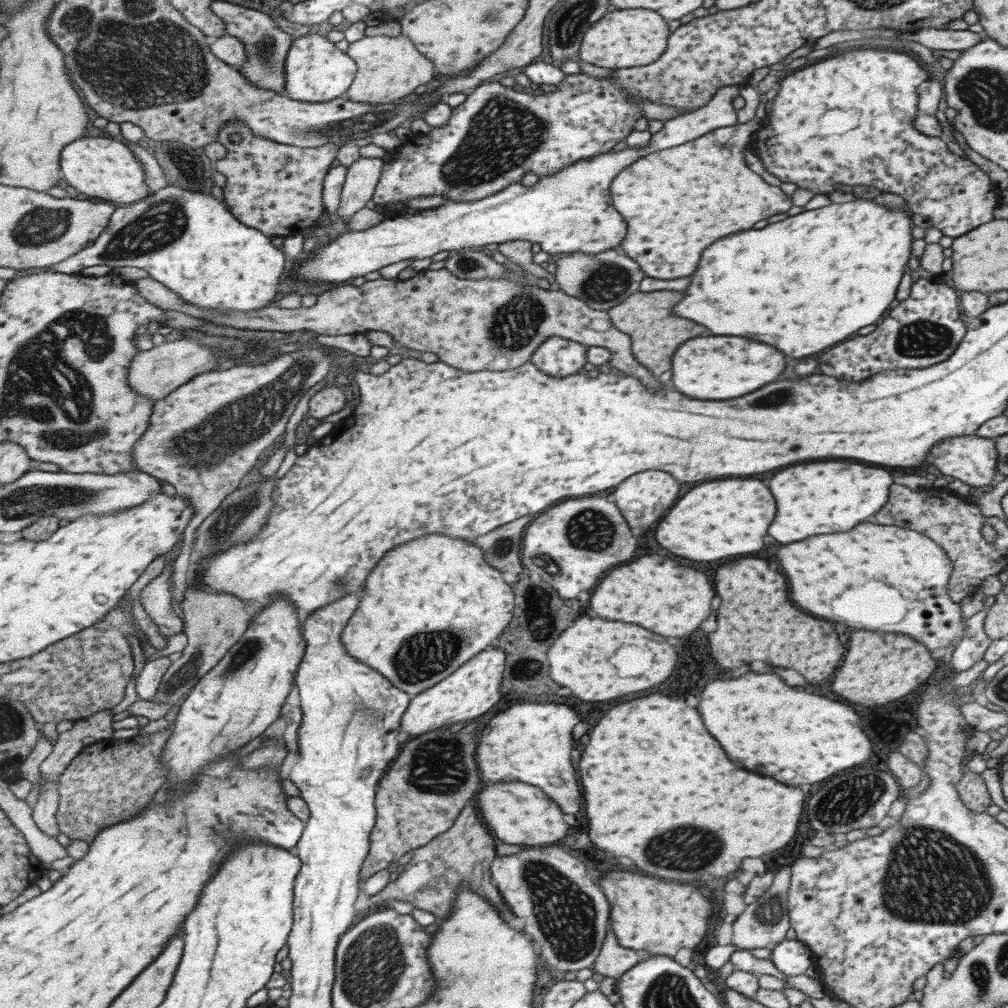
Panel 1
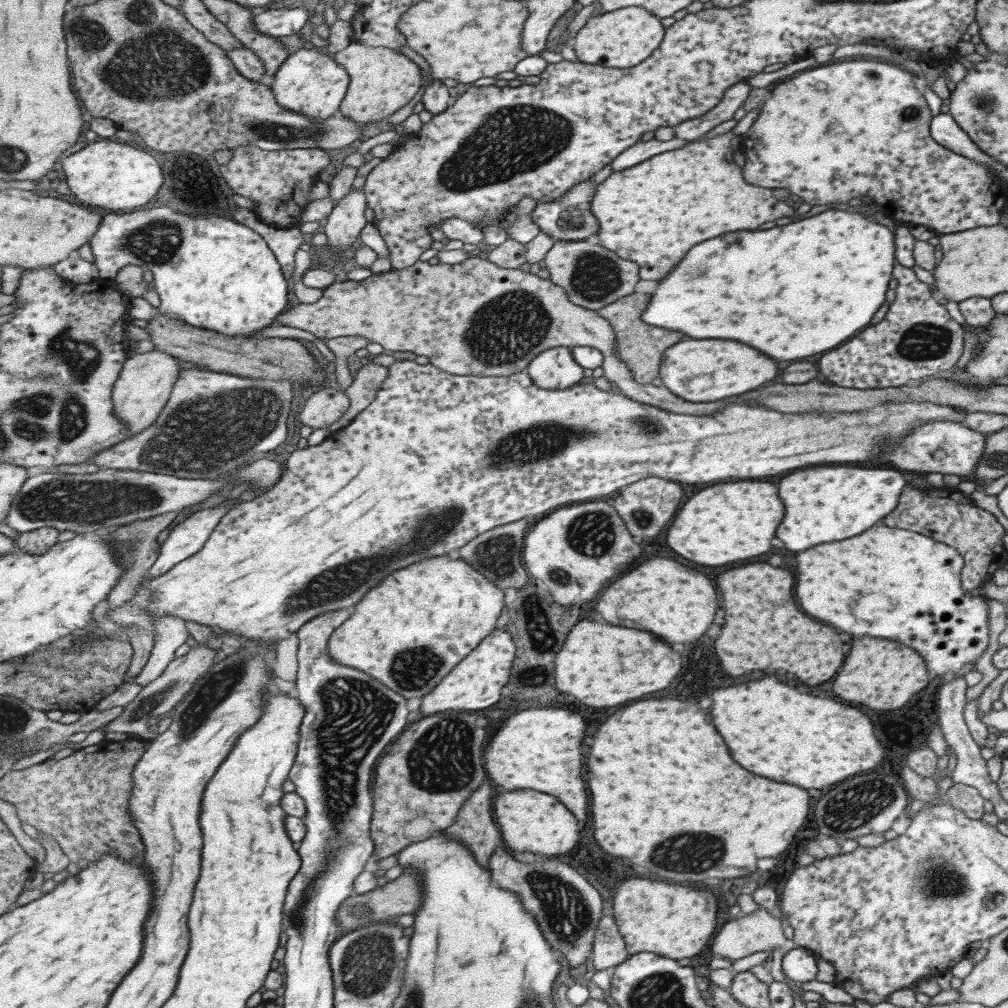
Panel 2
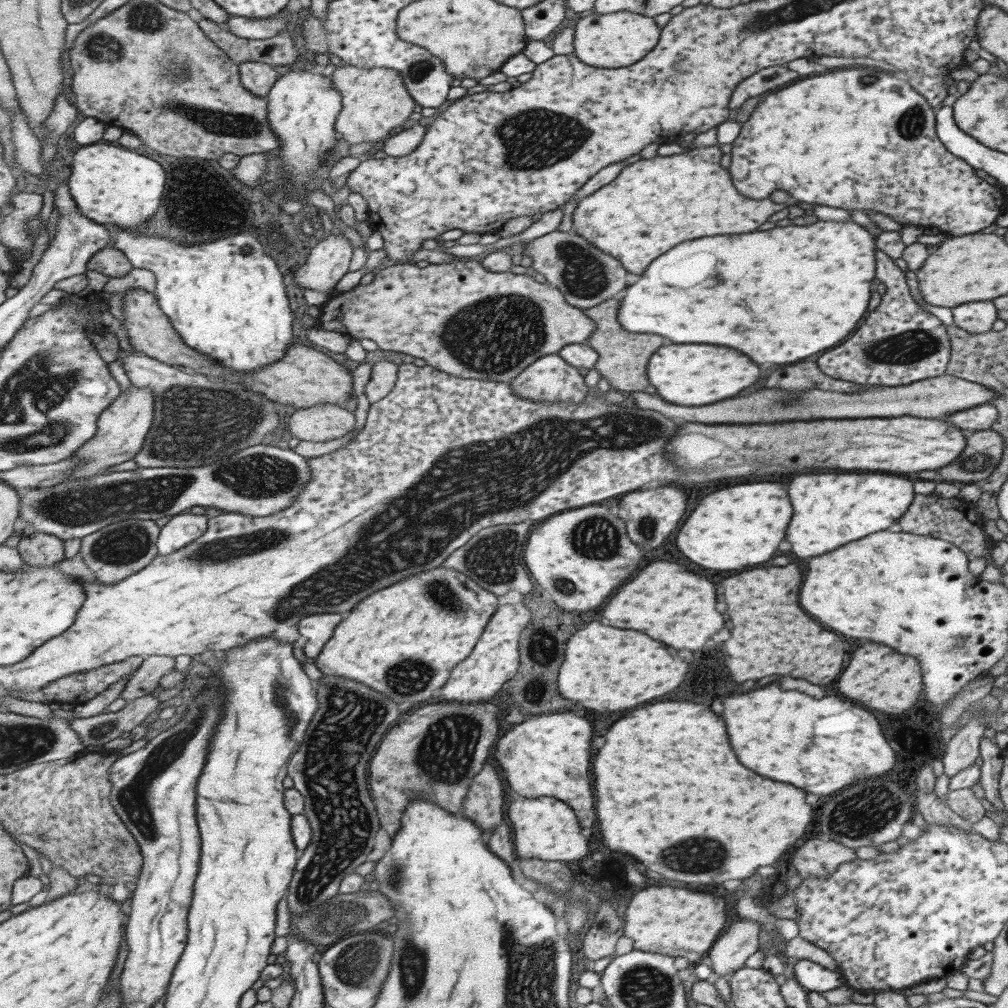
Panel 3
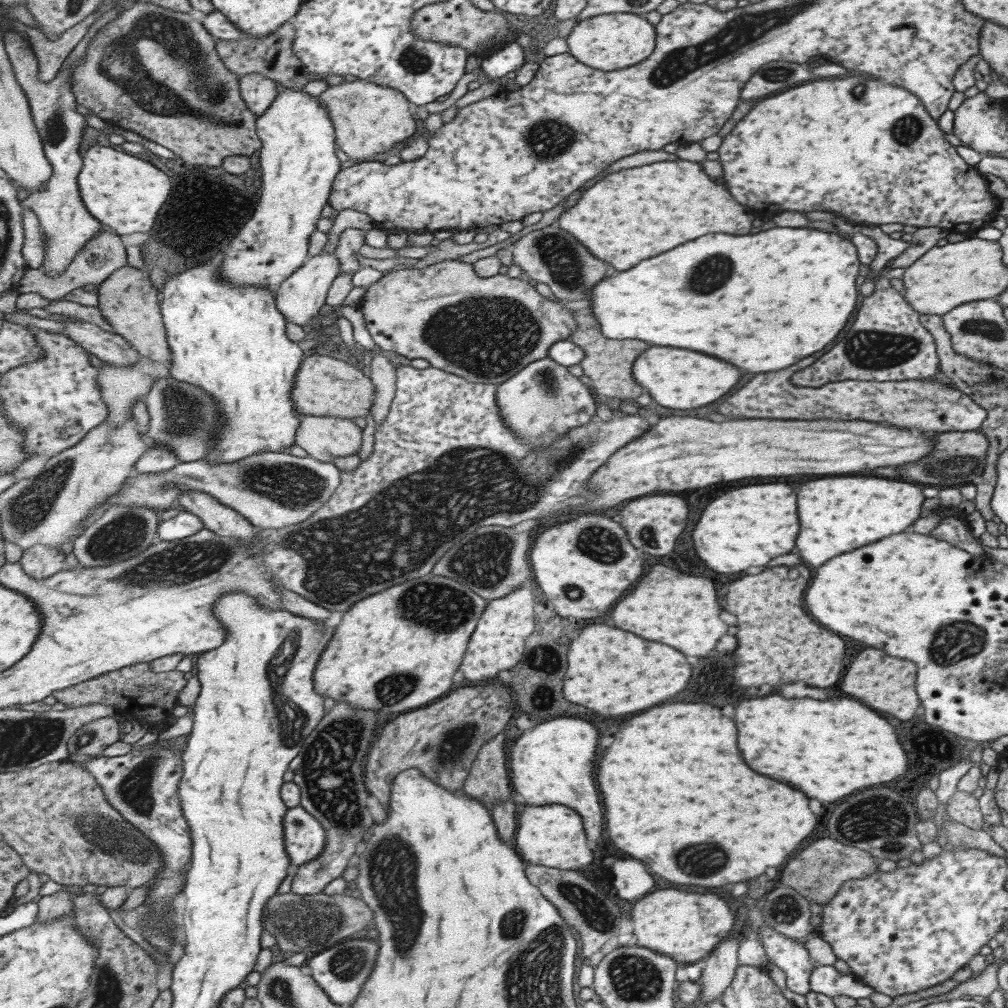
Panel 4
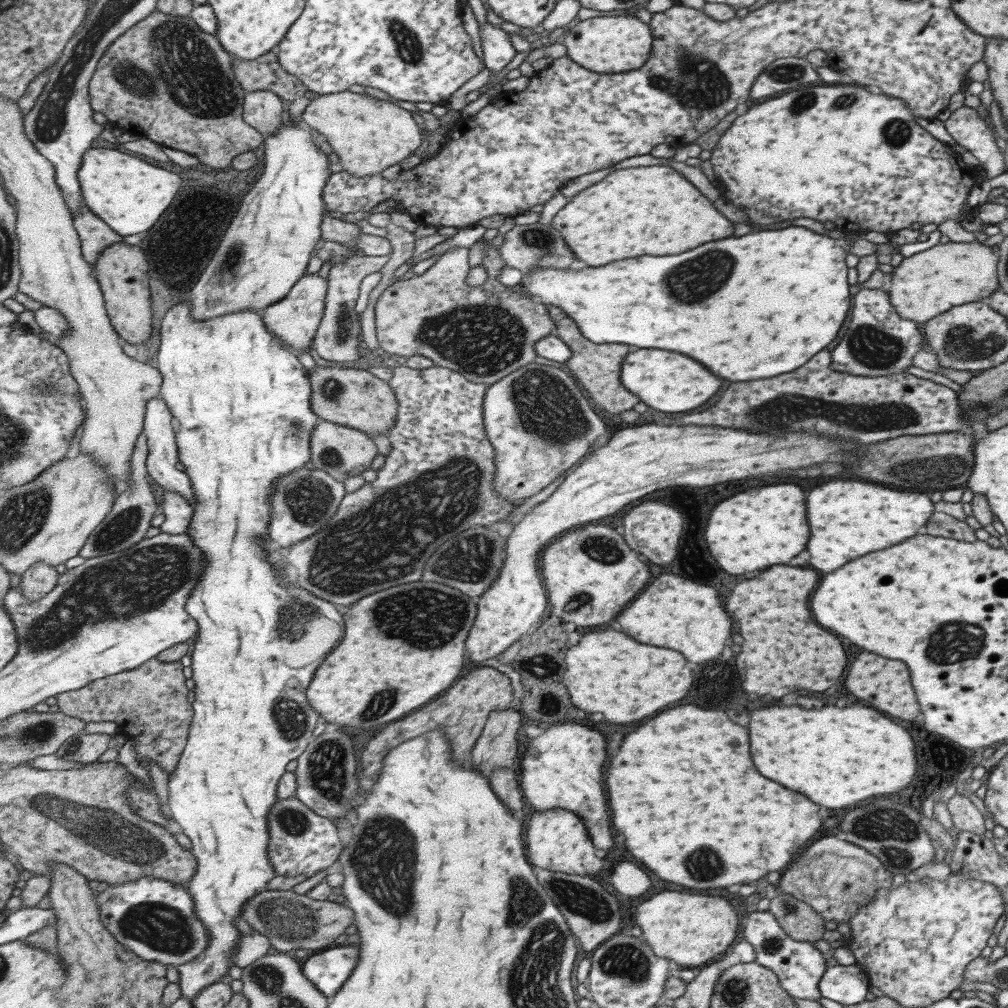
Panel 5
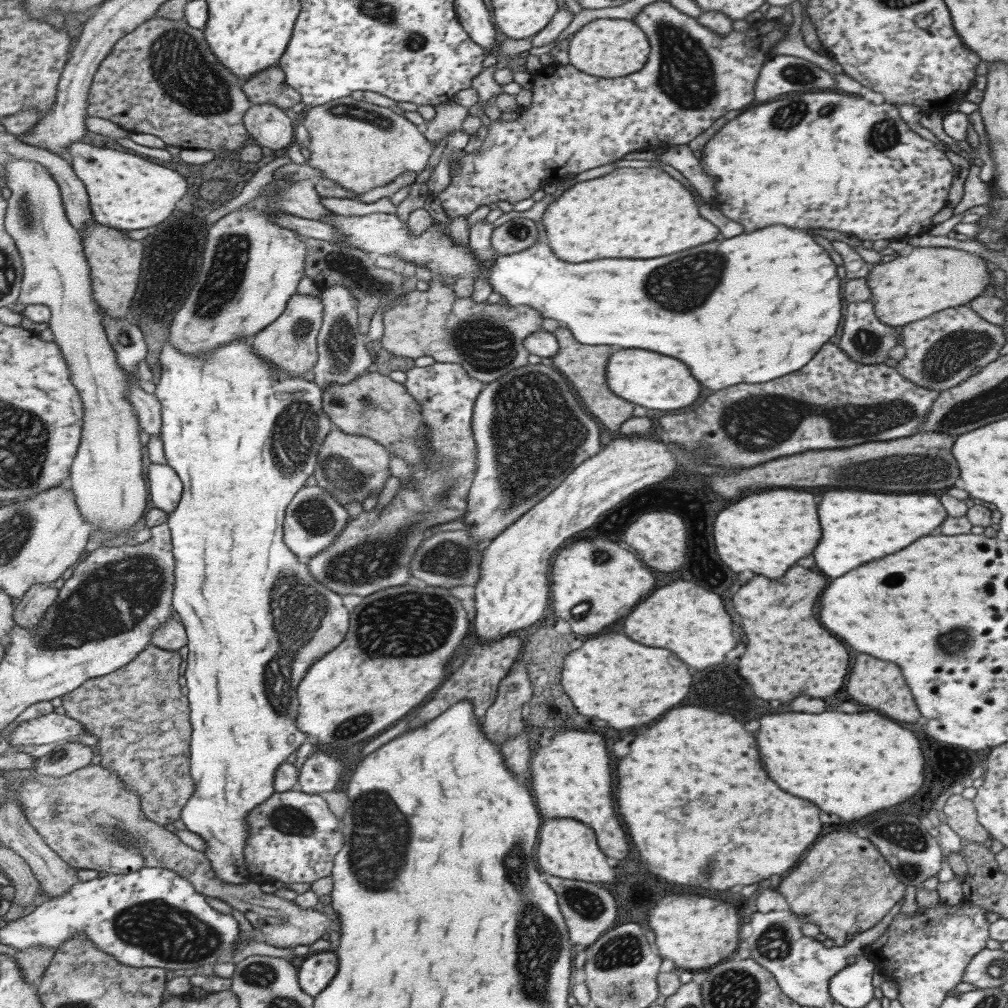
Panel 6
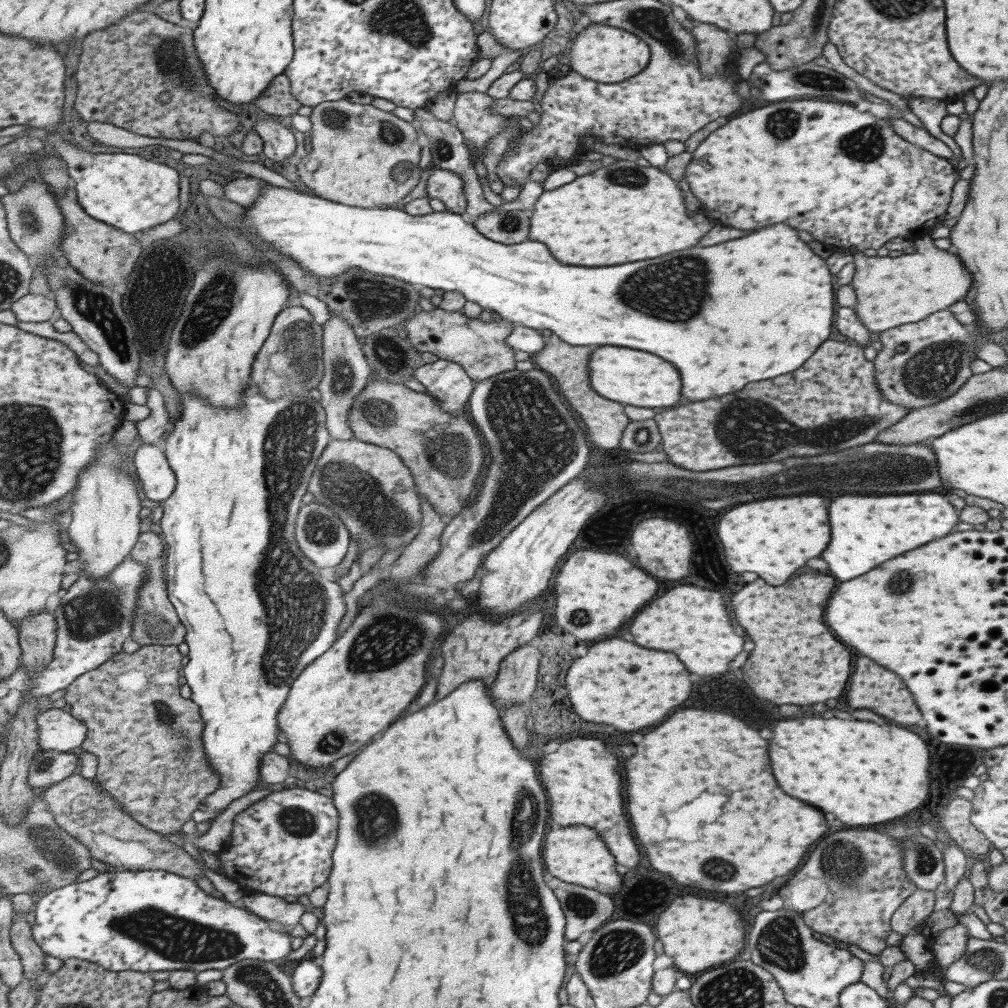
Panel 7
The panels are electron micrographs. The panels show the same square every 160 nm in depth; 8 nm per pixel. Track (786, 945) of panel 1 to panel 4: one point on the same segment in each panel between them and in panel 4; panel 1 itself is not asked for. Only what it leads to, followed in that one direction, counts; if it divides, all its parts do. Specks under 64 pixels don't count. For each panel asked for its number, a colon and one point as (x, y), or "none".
2: (798, 964)
3: (812, 977)
4: (826, 980)

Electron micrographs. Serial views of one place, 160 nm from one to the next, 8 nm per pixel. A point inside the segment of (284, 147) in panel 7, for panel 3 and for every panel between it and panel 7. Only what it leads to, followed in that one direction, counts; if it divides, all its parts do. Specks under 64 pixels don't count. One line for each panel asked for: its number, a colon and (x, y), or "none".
3: (260, 78)
4: (259, 91)
5: (264, 110)
6: (268, 124)

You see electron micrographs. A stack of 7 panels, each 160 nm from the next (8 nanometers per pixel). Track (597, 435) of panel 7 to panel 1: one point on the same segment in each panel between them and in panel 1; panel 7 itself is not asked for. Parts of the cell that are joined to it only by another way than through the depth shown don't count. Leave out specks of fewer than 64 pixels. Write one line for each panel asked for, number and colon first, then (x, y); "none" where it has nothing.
1: (644, 316)
2: (638, 346)
3: (622, 355)
4: (606, 362)
5: (596, 366)
6: (584, 365)

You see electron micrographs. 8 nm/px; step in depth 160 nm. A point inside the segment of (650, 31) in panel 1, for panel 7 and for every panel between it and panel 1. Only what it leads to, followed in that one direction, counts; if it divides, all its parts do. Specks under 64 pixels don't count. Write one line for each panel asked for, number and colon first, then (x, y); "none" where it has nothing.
2: (624, 37)
3: (615, 40)
4: (613, 41)
5: (608, 44)
6: (605, 47)
7: (601, 53)

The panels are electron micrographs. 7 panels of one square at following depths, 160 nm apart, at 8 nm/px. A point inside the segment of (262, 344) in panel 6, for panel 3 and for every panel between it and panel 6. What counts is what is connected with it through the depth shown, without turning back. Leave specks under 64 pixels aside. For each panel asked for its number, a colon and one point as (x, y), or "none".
3: (329, 260)
4: (302, 298)
5: (295, 320)

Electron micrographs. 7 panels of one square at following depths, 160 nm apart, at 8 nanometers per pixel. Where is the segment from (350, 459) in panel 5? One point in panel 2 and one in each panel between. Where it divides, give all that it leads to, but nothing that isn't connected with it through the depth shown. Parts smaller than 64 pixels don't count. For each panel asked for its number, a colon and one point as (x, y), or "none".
2: (323, 408)
3: (322, 423)
4: (325, 438)

